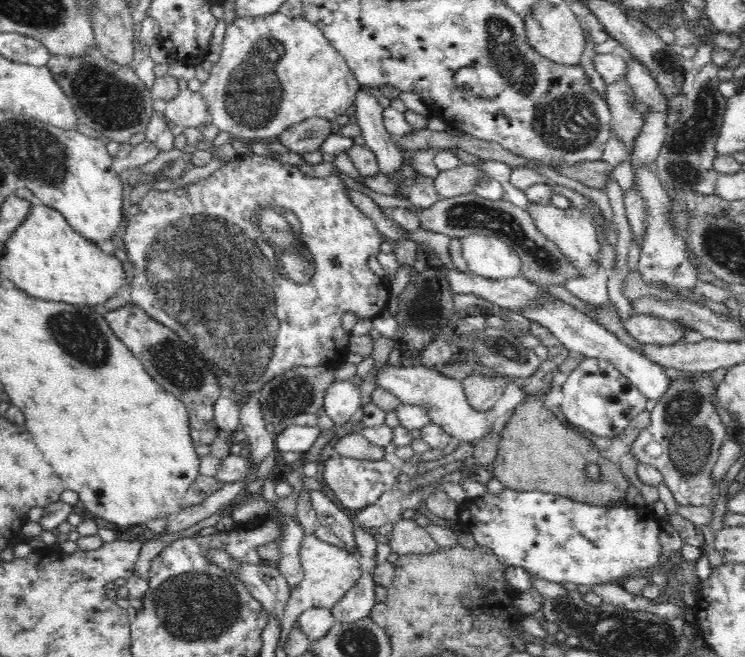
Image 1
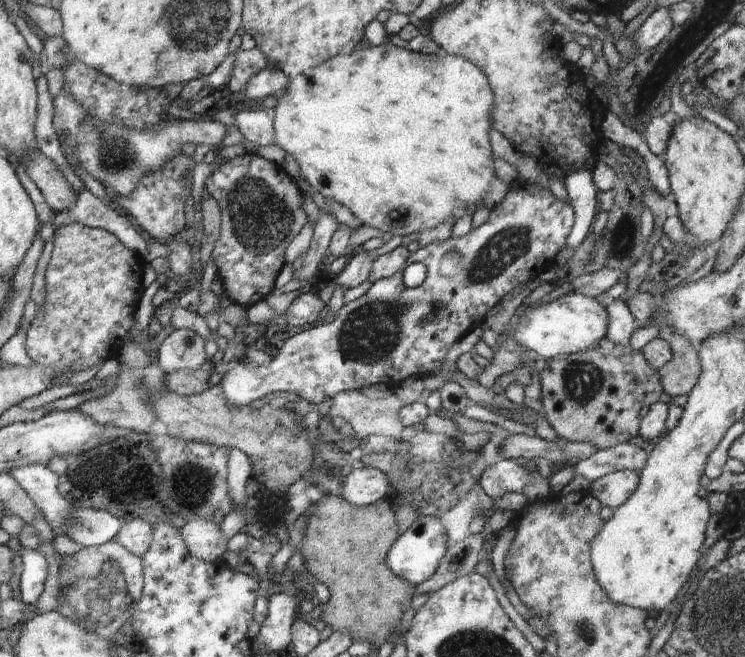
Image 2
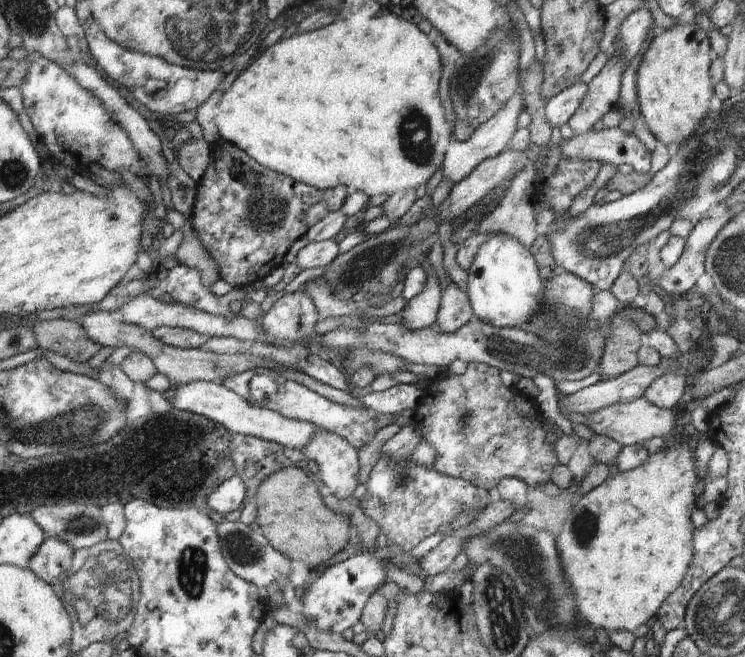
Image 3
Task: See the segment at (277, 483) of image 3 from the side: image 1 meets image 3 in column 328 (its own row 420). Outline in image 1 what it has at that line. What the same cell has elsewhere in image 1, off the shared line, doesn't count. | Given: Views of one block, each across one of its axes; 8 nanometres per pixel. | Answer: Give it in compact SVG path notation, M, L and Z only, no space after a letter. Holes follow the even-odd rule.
M525 395L525 399L514 408L514 414L510 416L502 434L500 436L498 452L493 460L493 476L504 484L505 488L512 490L539 490L565 496L578 502L585 502L592 506L612 506L615 504L626 505L626 490L631 486L619 463L607 464L606 460L600 455L600 450L592 444L586 437L583 437L579 430L568 427L560 421L556 415L551 413L543 405L541 395ZM588 464L600 465L599 480L591 480L586 473Z

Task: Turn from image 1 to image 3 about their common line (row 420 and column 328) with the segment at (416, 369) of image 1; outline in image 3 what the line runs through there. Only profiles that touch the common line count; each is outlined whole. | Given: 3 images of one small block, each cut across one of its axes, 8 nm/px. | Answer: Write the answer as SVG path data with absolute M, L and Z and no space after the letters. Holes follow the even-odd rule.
M319 428L305 446L308 459L319 466L318 478L339 499L349 499L358 483L358 450L333 432Z

